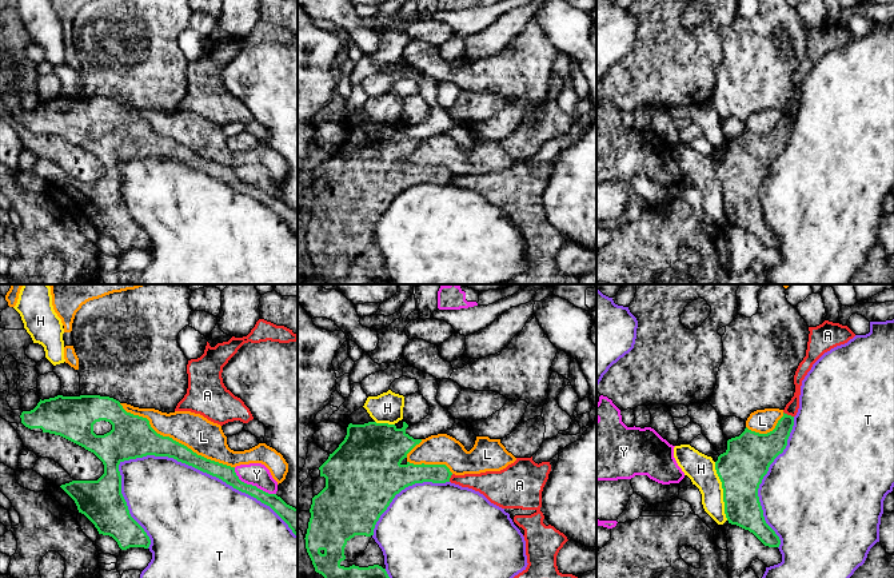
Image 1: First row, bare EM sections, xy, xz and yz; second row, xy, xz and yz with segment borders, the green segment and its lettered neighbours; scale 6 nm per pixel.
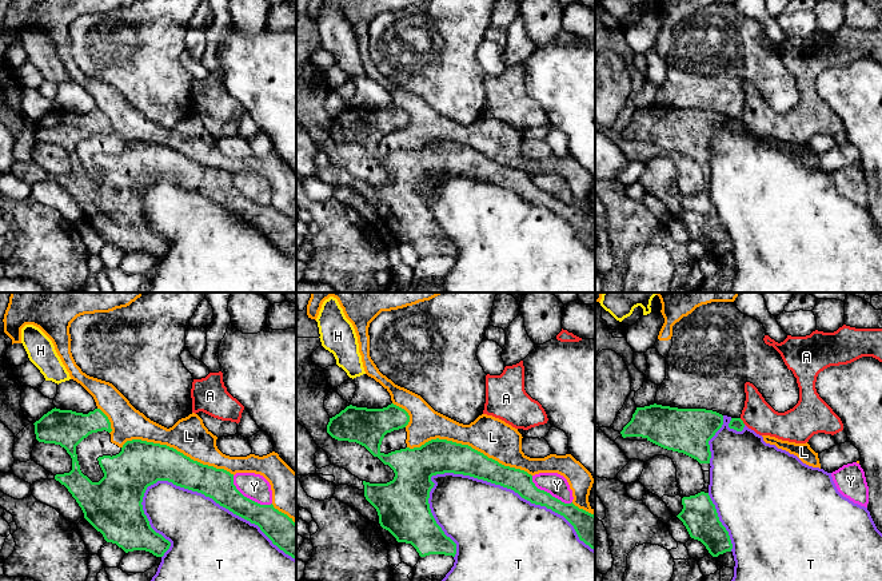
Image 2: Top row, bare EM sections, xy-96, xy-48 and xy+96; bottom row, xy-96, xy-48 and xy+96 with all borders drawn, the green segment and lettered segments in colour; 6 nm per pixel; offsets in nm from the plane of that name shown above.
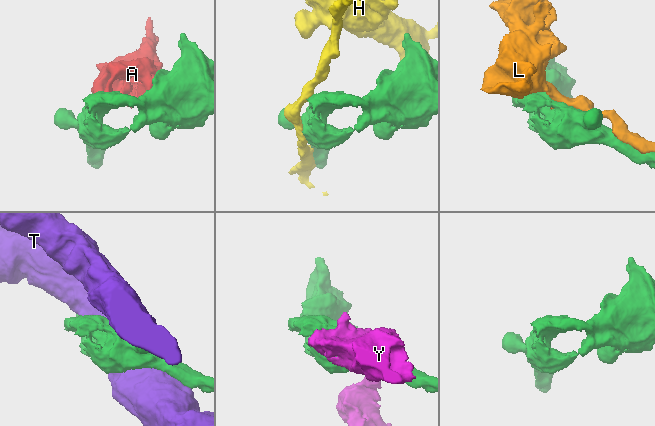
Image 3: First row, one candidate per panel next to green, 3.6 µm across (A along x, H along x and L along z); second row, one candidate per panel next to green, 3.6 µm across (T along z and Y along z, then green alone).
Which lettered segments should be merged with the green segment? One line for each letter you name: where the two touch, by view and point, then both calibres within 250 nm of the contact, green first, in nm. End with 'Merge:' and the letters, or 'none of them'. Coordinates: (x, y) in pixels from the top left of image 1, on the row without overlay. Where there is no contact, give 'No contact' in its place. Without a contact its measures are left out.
Merge: none of them

